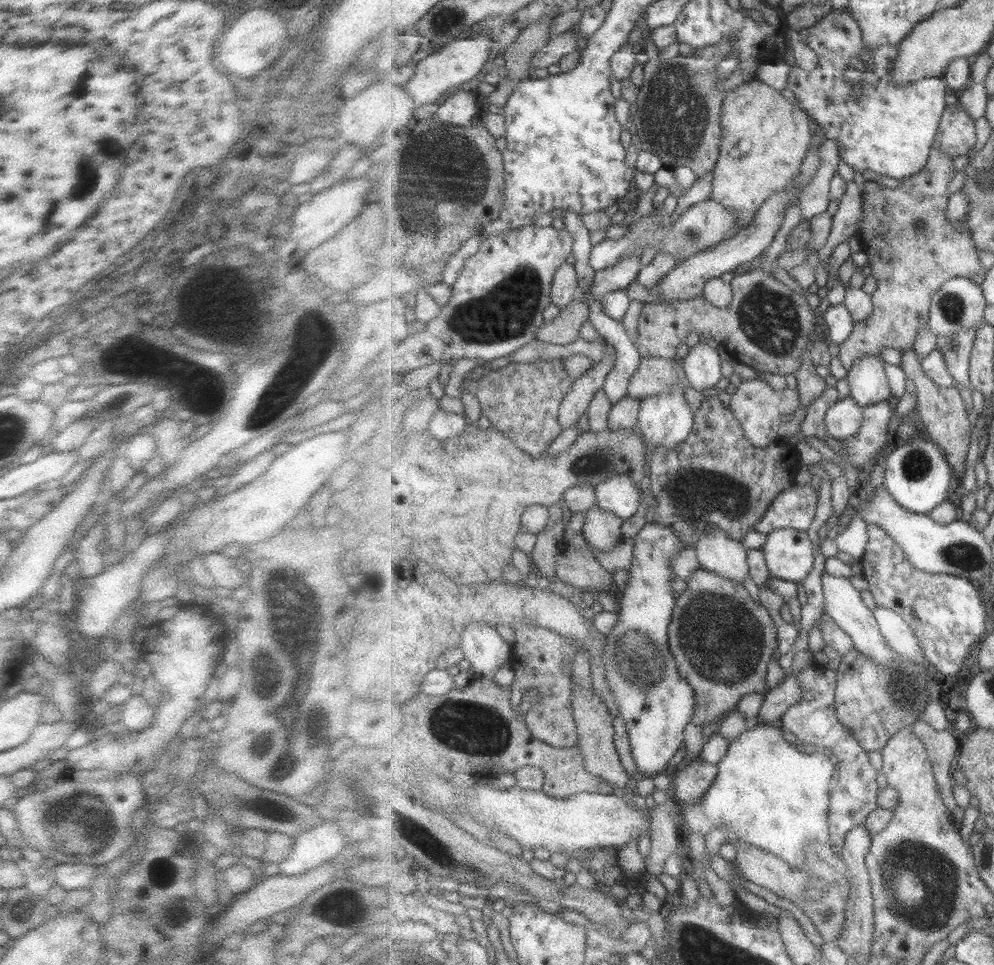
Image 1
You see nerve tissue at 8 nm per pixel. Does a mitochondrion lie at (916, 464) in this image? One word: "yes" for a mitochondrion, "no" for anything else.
yes

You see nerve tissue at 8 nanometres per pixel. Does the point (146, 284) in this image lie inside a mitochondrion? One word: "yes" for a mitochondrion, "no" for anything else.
yes

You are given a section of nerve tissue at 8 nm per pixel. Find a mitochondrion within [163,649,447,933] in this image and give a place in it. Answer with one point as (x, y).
(317, 717)

